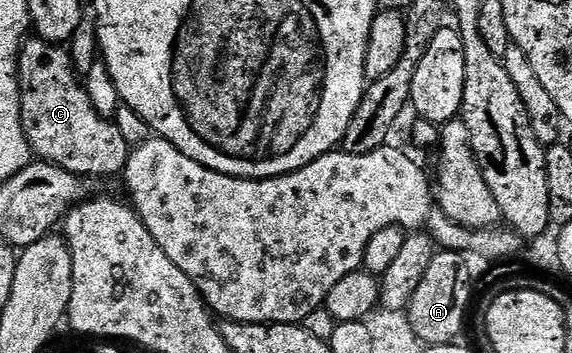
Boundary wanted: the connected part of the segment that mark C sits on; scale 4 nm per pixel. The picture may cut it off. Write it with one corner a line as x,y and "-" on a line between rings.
32,37
20,53
20,113
24,132
37,160
52,163
81,177
119,176
128,163
130,148
115,122
103,119
94,109
88,88
77,71
67,46

